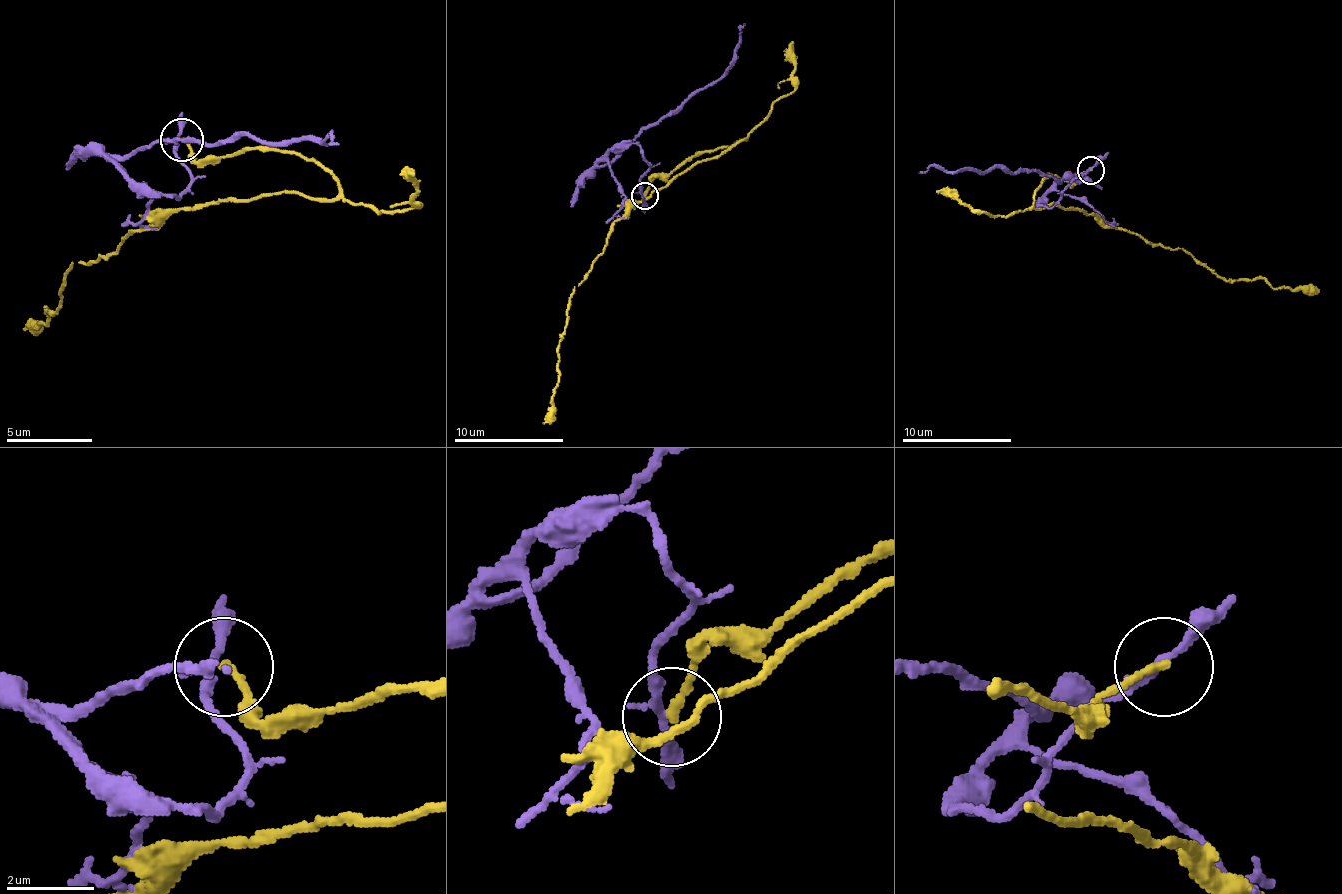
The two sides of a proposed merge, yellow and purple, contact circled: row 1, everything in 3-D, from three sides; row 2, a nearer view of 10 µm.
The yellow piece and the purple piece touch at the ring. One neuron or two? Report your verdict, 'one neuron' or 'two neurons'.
two neurons

